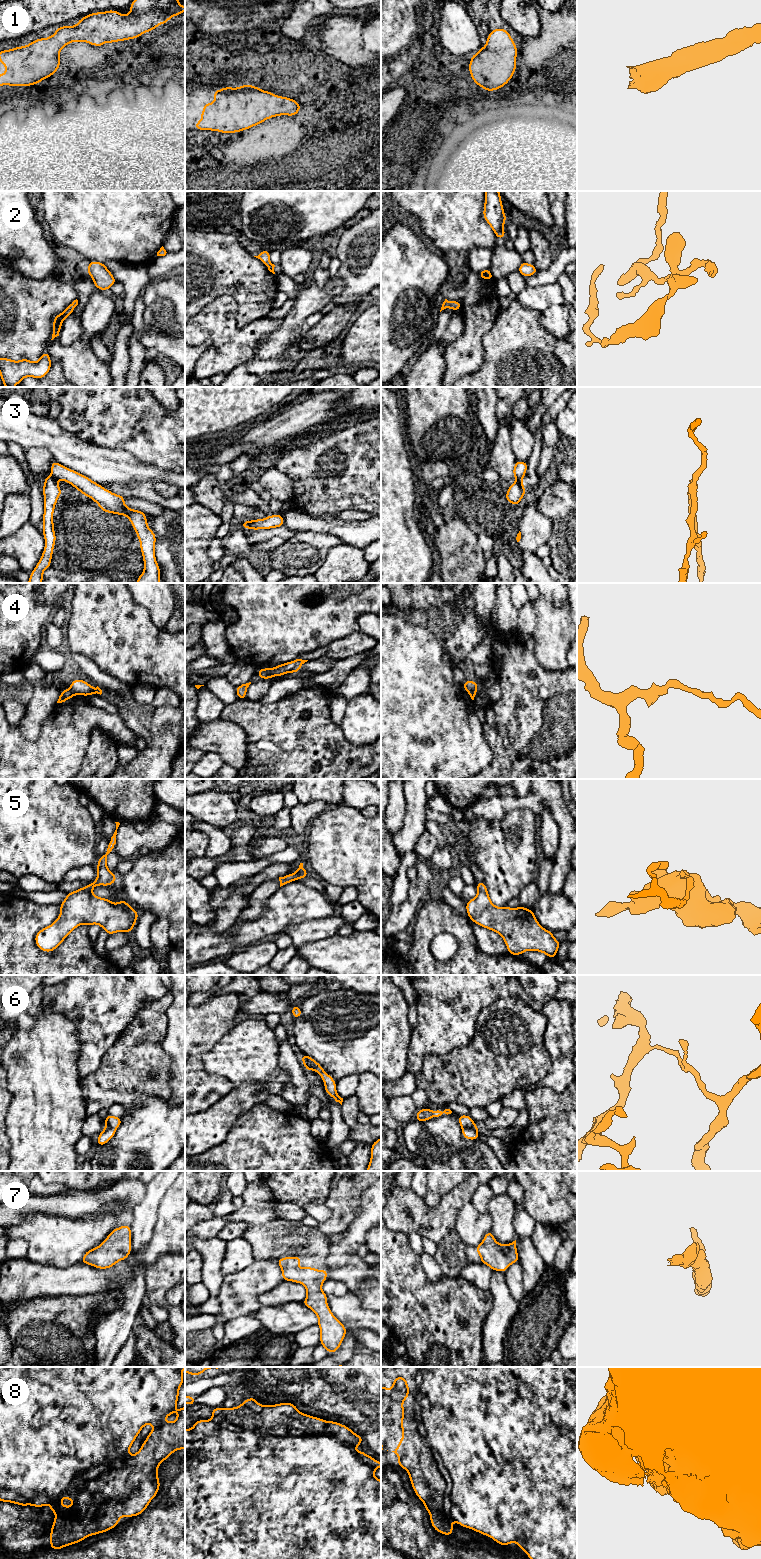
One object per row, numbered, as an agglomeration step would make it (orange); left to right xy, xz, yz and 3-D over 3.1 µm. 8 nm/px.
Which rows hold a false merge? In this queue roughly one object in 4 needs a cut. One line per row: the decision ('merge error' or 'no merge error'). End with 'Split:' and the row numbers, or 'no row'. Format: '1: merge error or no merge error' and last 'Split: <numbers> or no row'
1: no merge error
2: no merge error
3: merge error
4: merge error
5: no merge error
6: merge error
7: no merge error
8: no merge error
Split: 3, 4, 6

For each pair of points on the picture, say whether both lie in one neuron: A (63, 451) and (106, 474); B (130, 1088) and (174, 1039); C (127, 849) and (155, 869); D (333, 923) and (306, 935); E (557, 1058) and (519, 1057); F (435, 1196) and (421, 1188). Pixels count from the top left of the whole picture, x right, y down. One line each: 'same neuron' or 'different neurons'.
A: same neuron
B: different neurons
C: different neurons
D: same neuron
E: different neurons
F: different neurons

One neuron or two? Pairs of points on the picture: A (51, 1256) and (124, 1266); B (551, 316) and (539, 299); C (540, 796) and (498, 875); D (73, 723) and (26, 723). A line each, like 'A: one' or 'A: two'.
A: two
B: two
C: two
D: two

